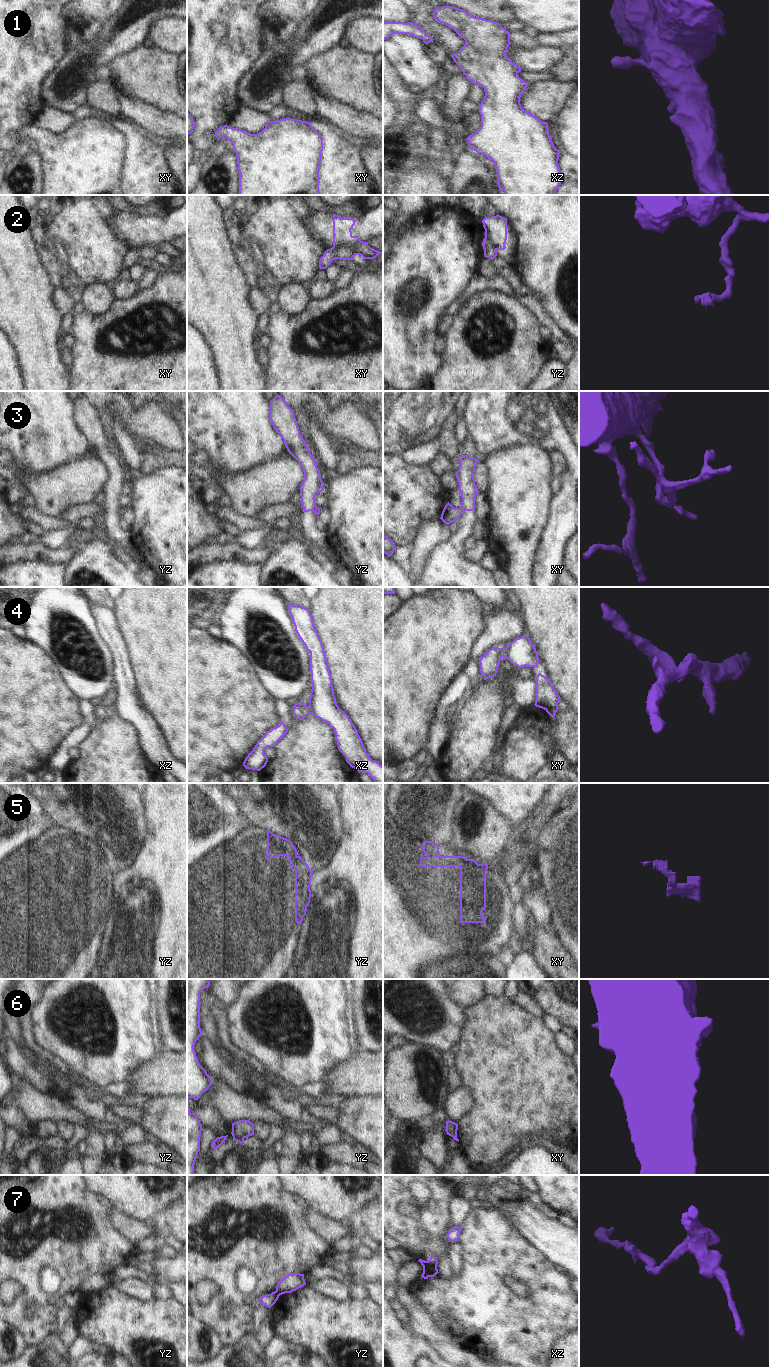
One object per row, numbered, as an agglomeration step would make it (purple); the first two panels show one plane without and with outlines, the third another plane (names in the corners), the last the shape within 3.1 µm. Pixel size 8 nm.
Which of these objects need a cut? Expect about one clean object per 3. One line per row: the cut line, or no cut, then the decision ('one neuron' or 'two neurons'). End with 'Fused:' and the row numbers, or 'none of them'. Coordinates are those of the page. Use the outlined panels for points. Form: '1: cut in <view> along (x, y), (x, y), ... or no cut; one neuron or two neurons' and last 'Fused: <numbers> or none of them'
1: no cut; one neuron
2: cut in xy along (360, 240), (354, 244), (338, 244), (333, 247); two neurons
3: cut in xy along (460, 507), (464, 511); two neurons
4: cut in xy along (502, 648), (504, 656); two neurons
5: cut in xy along (427, 855), (432, 858), (437, 855); two neurons
6: cut in yz along (233, 1136), (243, 1139); two neurons
7: cut in xz along (436, 1265), (425, 1265), (423, 1267); two neurons
Fused: 2, 3, 4, 5, 6, 7

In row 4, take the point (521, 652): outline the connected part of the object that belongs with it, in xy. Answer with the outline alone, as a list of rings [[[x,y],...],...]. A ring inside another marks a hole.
[[[527,635],[514,639],[507,647],[503,648],[503,653],[504,658],[518,668],[525,666],[538,668],[538,652]]]

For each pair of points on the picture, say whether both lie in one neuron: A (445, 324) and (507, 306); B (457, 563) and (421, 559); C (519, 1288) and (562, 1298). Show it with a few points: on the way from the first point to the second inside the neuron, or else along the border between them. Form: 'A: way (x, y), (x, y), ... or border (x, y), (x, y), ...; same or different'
A: border (455, 315), (450, 328), (444, 334); different
B: border (442, 542), (429, 555), (423, 571), (418, 576); different
C: border (506, 1275), (519, 1280), (523, 1284), (525, 1292); different

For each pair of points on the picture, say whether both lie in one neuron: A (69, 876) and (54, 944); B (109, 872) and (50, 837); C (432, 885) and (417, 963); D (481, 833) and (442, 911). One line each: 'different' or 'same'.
A: different
B: same
C: same
D: different

